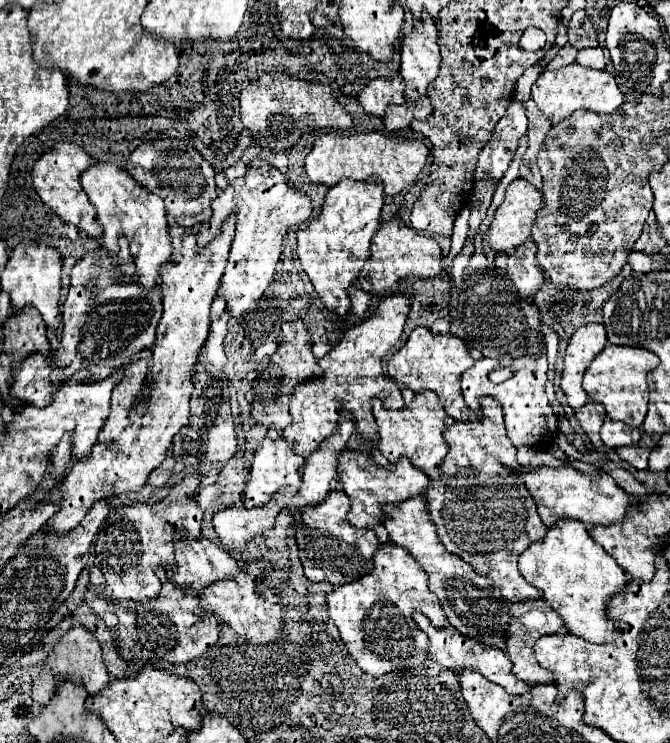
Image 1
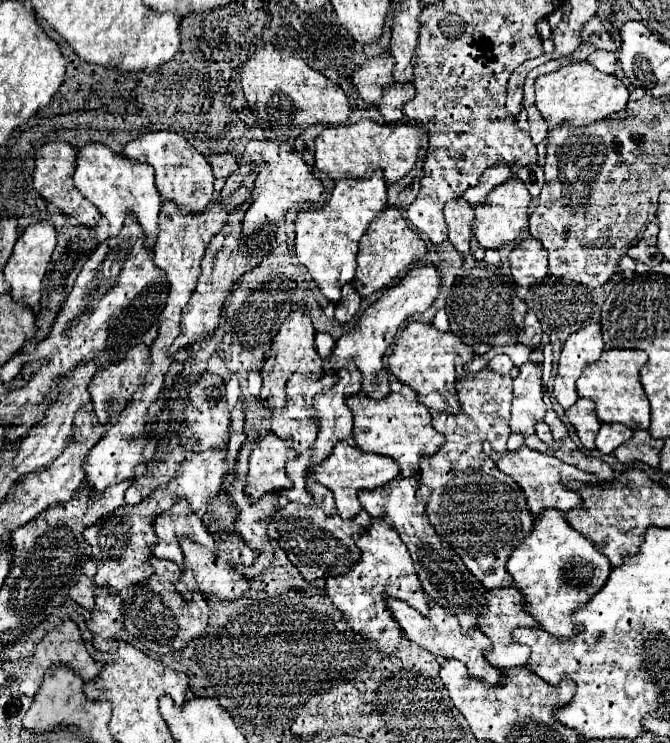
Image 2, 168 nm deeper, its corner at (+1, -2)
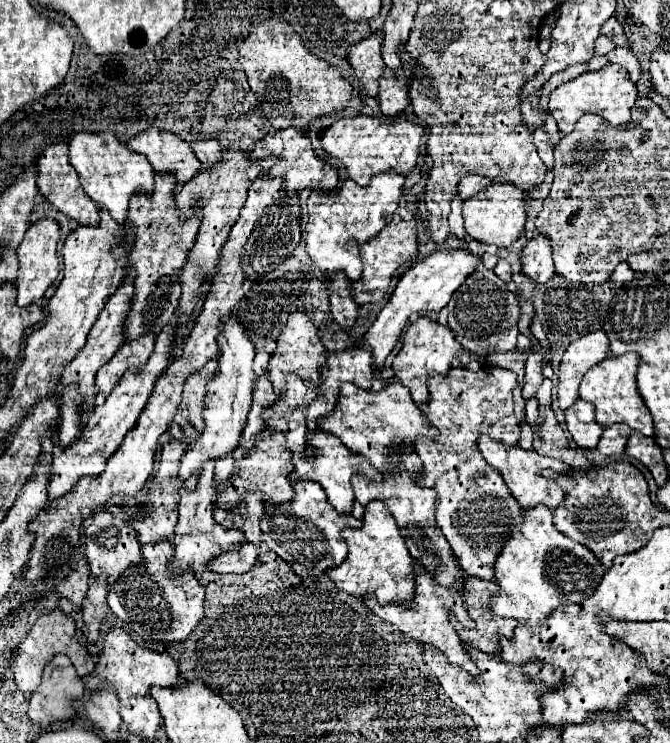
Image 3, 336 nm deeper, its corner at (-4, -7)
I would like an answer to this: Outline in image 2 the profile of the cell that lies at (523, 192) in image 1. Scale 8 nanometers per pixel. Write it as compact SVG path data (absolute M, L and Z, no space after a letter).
M508 178L506 182L492 188L492 192L486 196L482 204L472 206L474 208L474 220L472 220L472 232L482 248L502 248L508 242L514 242L516 236L522 232L524 226L528 226L528 204L530 194L520 178Z

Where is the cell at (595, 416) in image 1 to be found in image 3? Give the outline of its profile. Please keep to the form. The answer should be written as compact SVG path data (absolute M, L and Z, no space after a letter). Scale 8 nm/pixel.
M577 401L565 411L565 423L573 441L583 449L593 449L599 443L603 427L595 421L595 407L587 401Z

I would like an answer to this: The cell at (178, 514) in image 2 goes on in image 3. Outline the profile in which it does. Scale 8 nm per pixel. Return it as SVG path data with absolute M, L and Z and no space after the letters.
M171 441L171 443L165 443L163 445L161 461L157 465L157 471L152 479L147 499L143 503L143 509L147 511L147 515L139 523L135 523L135 529L139 533L139 541L143 545L173 537L173 529L175 529L178 520L177 505L180 500L178 489L184 485L184 481L179 477L179 467L185 449L187 449L187 445L185 443L179 443L179 441Z

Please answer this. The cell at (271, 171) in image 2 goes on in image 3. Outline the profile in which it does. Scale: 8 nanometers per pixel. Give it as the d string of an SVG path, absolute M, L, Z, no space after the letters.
M295 127L276 131L274 135L266 135L261 141L257 141L250 152L250 159L256 161L266 158L270 154L276 155L277 161L267 171L267 175L283 179L283 193L285 195L295 195L303 189L311 189L317 193L329 193L337 187L337 167L317 159L309 138Z

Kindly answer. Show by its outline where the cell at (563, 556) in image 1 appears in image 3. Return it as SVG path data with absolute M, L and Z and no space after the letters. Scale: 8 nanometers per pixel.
M537 505L533 509L523 511L523 525L521 529L515 529L513 537L503 545L503 551L497 557L495 563L495 579L499 583L499 595L491 599L491 609L499 617L511 617L517 621L527 621L531 625L543 623L559 605L563 603L579 603L585 597L591 597L591 593L597 589L599 581L603 579L603 565L599 559L583 545L575 543L573 539L559 533L553 525L553 511L545 505Z

